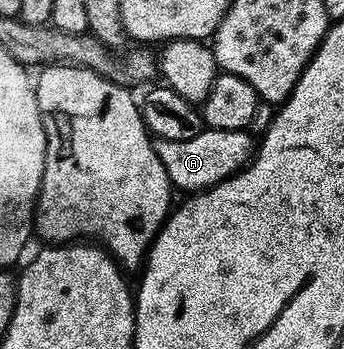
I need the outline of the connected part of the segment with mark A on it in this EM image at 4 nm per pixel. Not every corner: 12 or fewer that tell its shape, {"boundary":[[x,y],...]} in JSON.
{"boundary":[[247,130],[158,140],[176,191],[216,186],[251,161]]}

